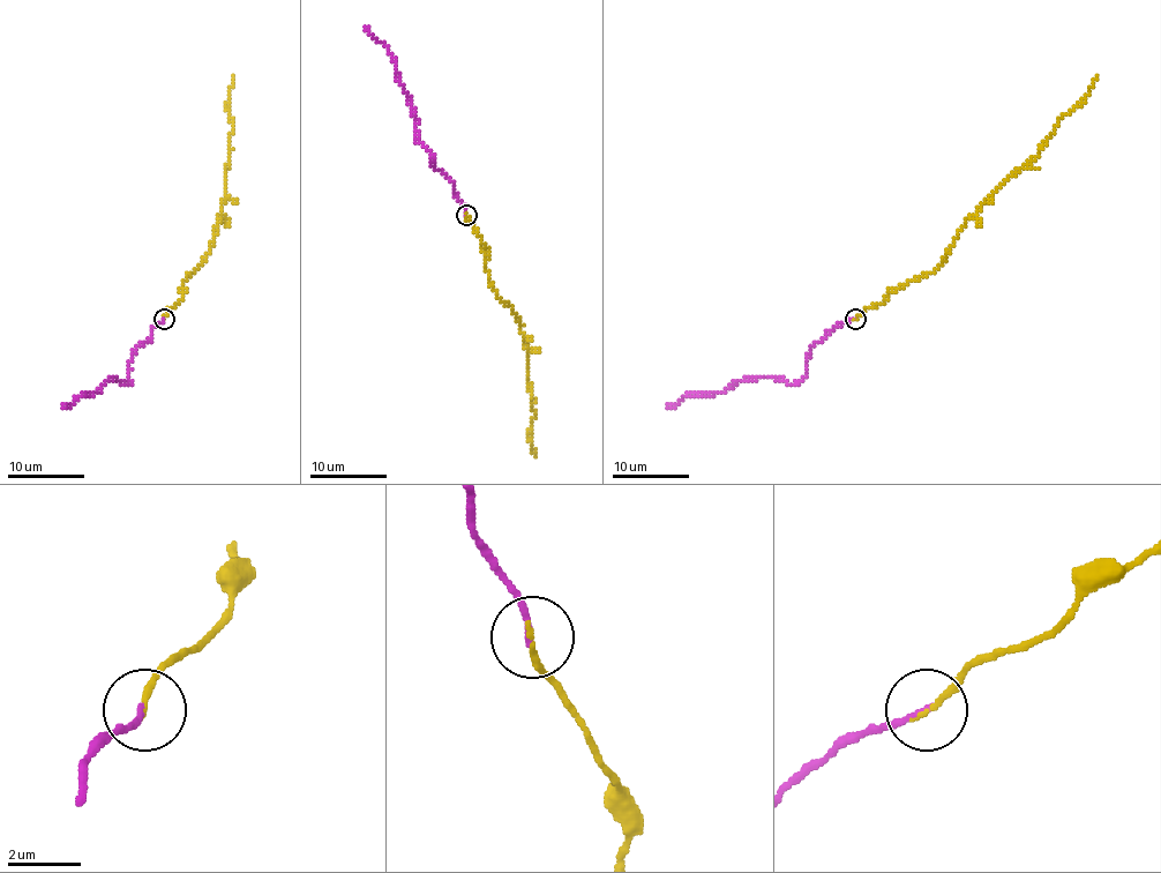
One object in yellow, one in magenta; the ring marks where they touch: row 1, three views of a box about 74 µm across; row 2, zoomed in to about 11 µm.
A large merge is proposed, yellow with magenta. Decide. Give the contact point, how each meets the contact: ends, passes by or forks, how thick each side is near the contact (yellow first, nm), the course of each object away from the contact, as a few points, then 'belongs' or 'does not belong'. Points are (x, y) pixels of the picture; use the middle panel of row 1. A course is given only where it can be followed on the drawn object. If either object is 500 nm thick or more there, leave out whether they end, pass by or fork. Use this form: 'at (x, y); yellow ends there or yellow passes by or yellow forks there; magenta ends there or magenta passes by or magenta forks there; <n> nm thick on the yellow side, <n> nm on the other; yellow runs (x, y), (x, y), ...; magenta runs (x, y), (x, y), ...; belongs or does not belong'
at (466, 215); yellow ends there; magenta ends there; 160 nm thick on the yellow side, 150 nm on the other; yellow runs (466, 215), (486, 248), (486, 268), (494, 291), (509, 305), (524, 335), (534, 417), (529, 440), (536, 457); magenta runs (466, 215), (455, 185), (432, 165), (426, 148), (417, 136), (414, 107), (398, 80), (395, 59), (366, 28); belongs

